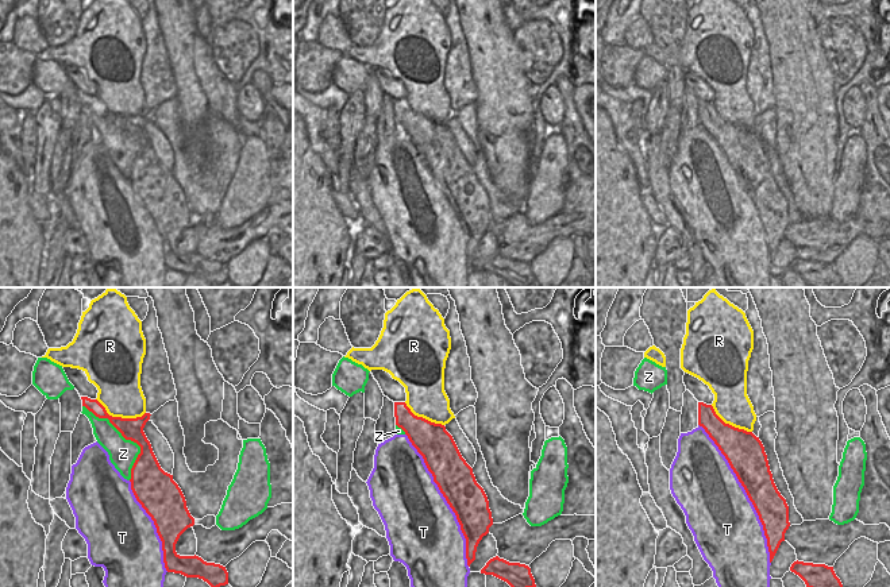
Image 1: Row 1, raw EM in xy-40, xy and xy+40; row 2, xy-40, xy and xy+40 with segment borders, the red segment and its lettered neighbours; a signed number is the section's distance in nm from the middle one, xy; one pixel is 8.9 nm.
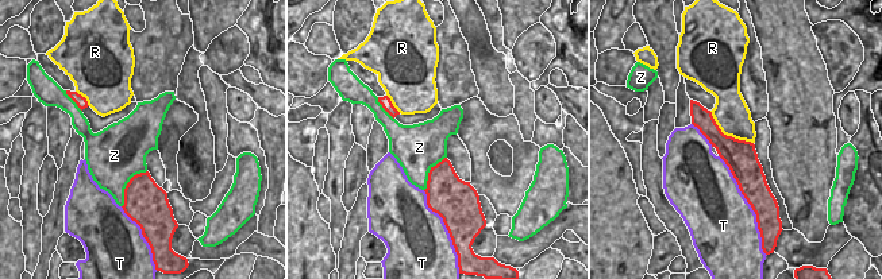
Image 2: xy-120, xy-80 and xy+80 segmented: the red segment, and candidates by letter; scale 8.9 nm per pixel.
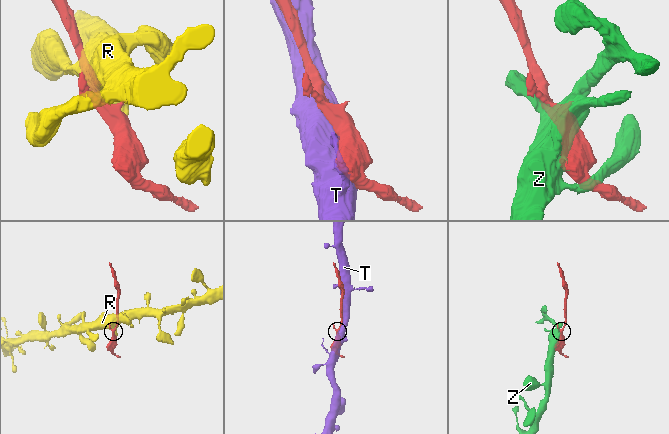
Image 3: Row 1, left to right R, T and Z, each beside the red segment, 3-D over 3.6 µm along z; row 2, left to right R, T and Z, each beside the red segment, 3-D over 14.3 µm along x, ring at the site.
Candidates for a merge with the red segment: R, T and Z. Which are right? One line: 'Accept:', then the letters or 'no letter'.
Accept: no letter.

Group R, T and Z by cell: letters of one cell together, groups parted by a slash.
R / T / Z

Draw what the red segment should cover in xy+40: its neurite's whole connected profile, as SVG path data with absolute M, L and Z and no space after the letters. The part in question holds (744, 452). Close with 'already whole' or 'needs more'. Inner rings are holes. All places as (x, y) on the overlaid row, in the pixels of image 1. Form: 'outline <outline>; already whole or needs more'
outline M698 402L698 425L718 447L744 487L763 525L770 563L790 526L789 506L778 491L767 455L752 432L725 424L712 405Z; already whole

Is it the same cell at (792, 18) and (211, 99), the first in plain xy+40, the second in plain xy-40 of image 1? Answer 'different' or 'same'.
same

